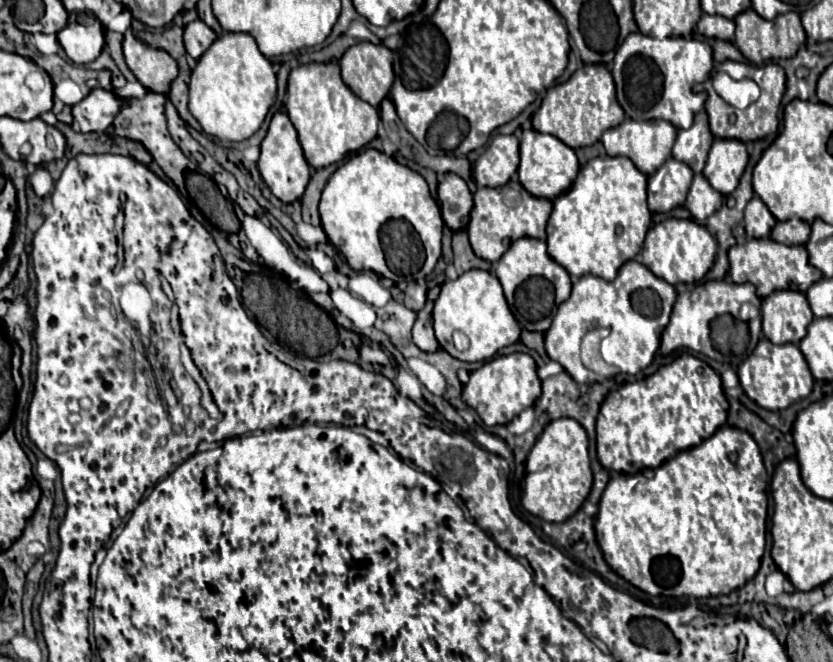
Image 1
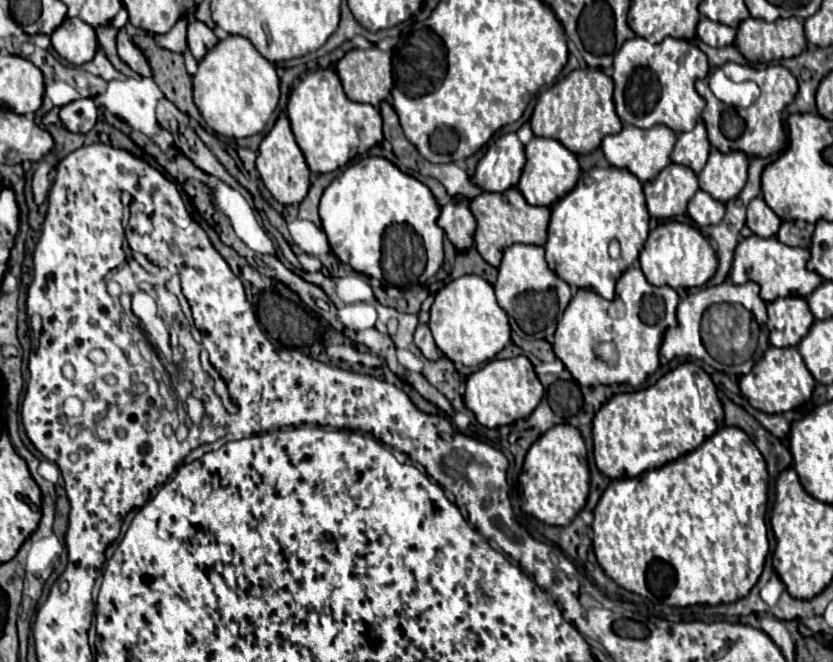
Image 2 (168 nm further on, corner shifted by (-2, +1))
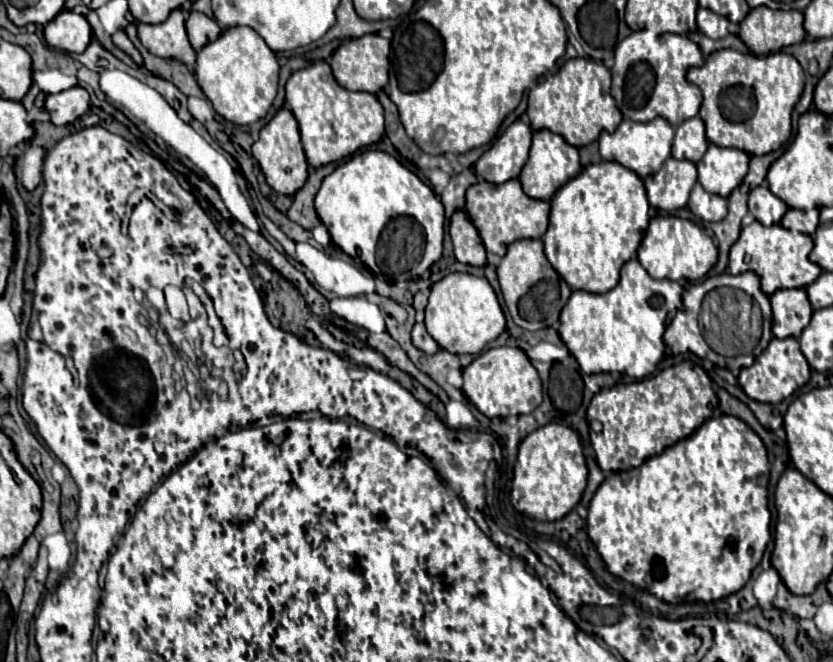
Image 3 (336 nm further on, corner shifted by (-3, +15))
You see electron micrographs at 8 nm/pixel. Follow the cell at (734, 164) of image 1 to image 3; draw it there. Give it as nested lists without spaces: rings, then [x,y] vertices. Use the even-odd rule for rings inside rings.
[[[715,143],[709,145],[703,159],[697,163],[699,183],[715,195],[729,197],[729,193],[739,187],[743,177],[747,175],[749,155],[741,149],[719,147]]]

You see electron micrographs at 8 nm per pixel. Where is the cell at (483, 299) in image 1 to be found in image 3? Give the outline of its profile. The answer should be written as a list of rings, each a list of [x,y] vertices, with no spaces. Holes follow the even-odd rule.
[[[449,273],[431,287],[429,303],[425,307],[425,325],[443,349],[457,355],[477,355],[505,331],[505,315],[485,277],[473,273]]]

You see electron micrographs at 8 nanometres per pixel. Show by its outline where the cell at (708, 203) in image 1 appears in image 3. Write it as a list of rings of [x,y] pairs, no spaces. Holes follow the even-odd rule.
[[[695,183],[695,189],[691,191],[687,207],[703,221],[721,221],[727,215],[727,199],[707,193],[699,183]]]

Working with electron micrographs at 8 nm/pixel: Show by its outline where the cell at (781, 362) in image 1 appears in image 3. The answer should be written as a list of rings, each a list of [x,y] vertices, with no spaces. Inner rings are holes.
[[[773,337],[769,347],[755,359],[755,363],[739,373],[739,385],[743,391],[761,403],[779,403],[791,397],[797,389],[801,389],[811,377],[811,367],[799,349],[799,341],[795,337],[777,339]]]

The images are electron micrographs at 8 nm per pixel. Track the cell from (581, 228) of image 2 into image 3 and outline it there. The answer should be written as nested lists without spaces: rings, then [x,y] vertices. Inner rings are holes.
[[[601,161],[583,167],[577,177],[567,181],[551,199],[549,229],[543,237],[545,255],[555,271],[569,283],[571,289],[585,289],[591,293],[607,293],[619,283],[619,269],[625,261],[637,255],[637,247],[649,225],[649,201],[641,177],[617,161]]]

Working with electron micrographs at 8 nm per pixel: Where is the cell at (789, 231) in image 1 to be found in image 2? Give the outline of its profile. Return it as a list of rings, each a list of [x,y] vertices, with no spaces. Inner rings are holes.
[[[783,221],[780,231],[778,231],[778,239],[784,245],[790,247],[810,247],[812,241],[812,233],[814,233],[815,223],[806,223],[806,221]]]

